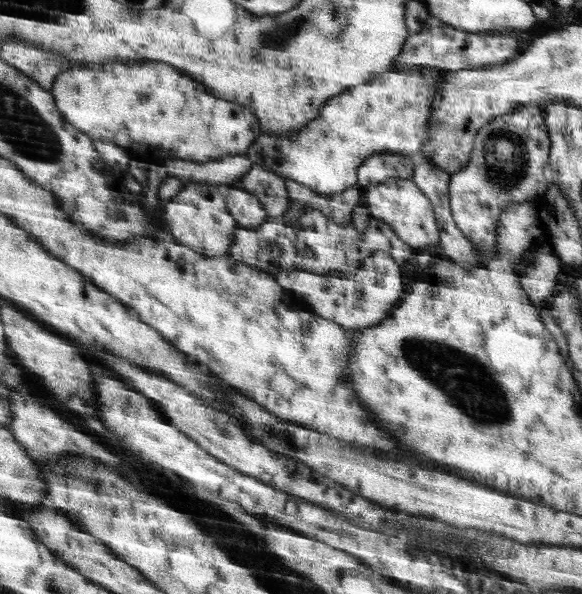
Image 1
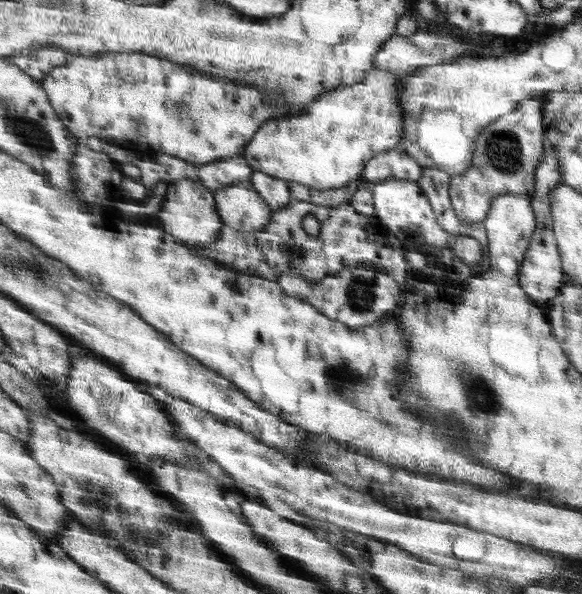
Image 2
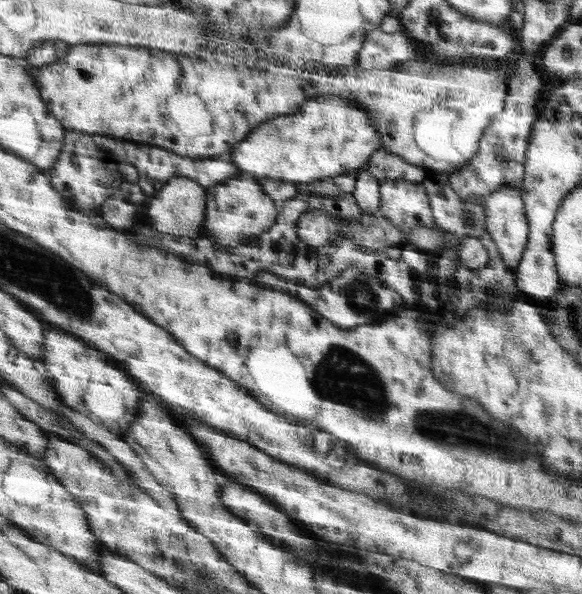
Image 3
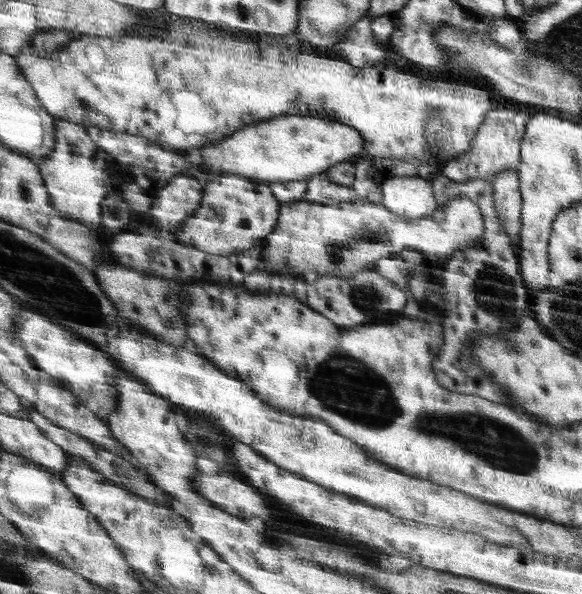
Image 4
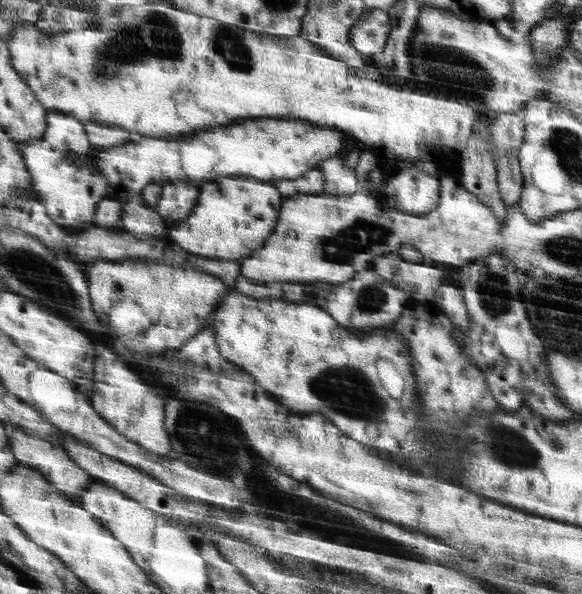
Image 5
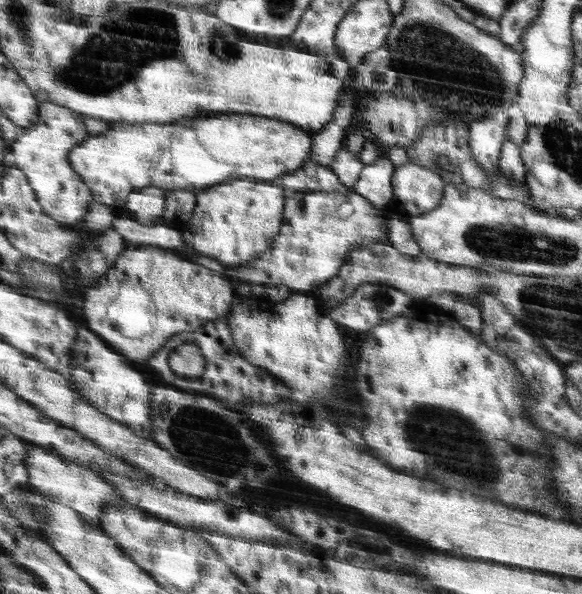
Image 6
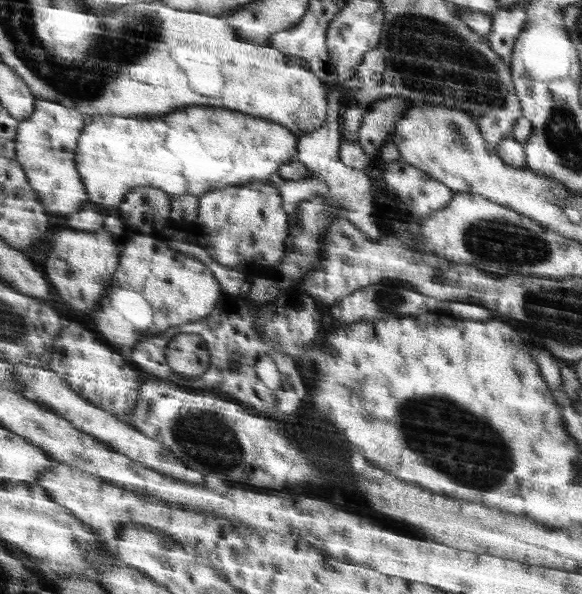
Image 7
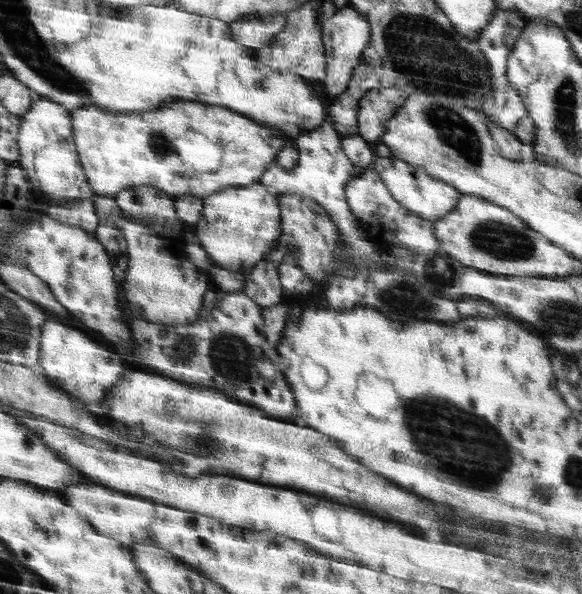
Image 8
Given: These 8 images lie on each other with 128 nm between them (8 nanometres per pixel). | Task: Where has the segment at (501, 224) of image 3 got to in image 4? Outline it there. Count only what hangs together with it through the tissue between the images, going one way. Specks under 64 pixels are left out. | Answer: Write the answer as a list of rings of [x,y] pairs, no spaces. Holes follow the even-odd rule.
[[[514,170],[504,171],[496,178],[492,178],[491,183],[494,208],[515,248],[521,240],[521,216],[524,206],[524,198],[521,196],[520,189],[520,174]]]

